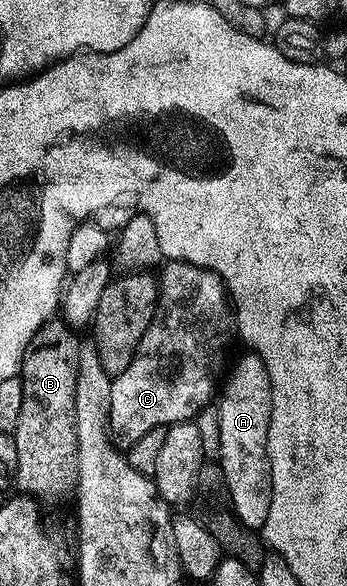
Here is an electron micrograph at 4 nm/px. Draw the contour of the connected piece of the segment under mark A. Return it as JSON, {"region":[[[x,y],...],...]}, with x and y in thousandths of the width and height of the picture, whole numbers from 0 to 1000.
{"region":[[[709,599],[677,619],[646,657],[648,650],[622,684],[634,708],[634,776],[622,787],[646,804],[680,879],[718,903],[744,906],[772,886],[772,865],[784,858],[784,804],[772,783],[784,660],[761,619],[729,599]]]}

